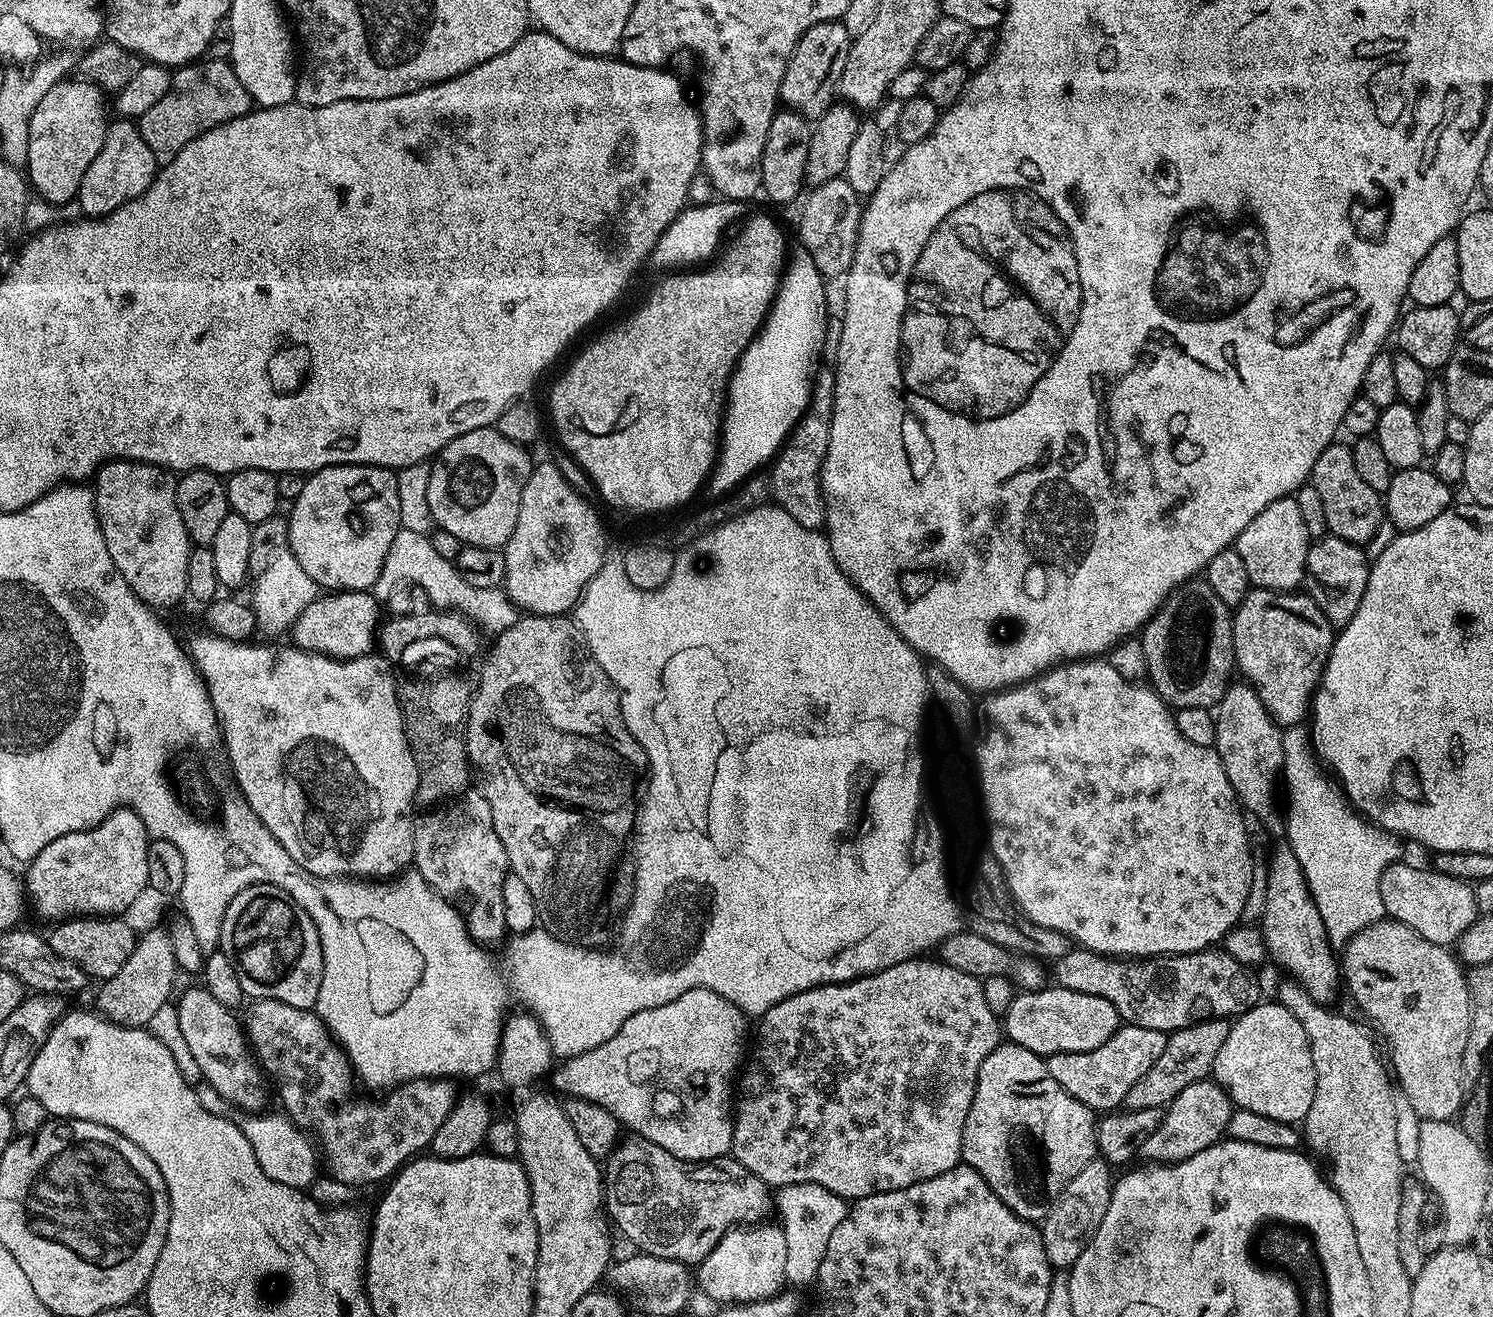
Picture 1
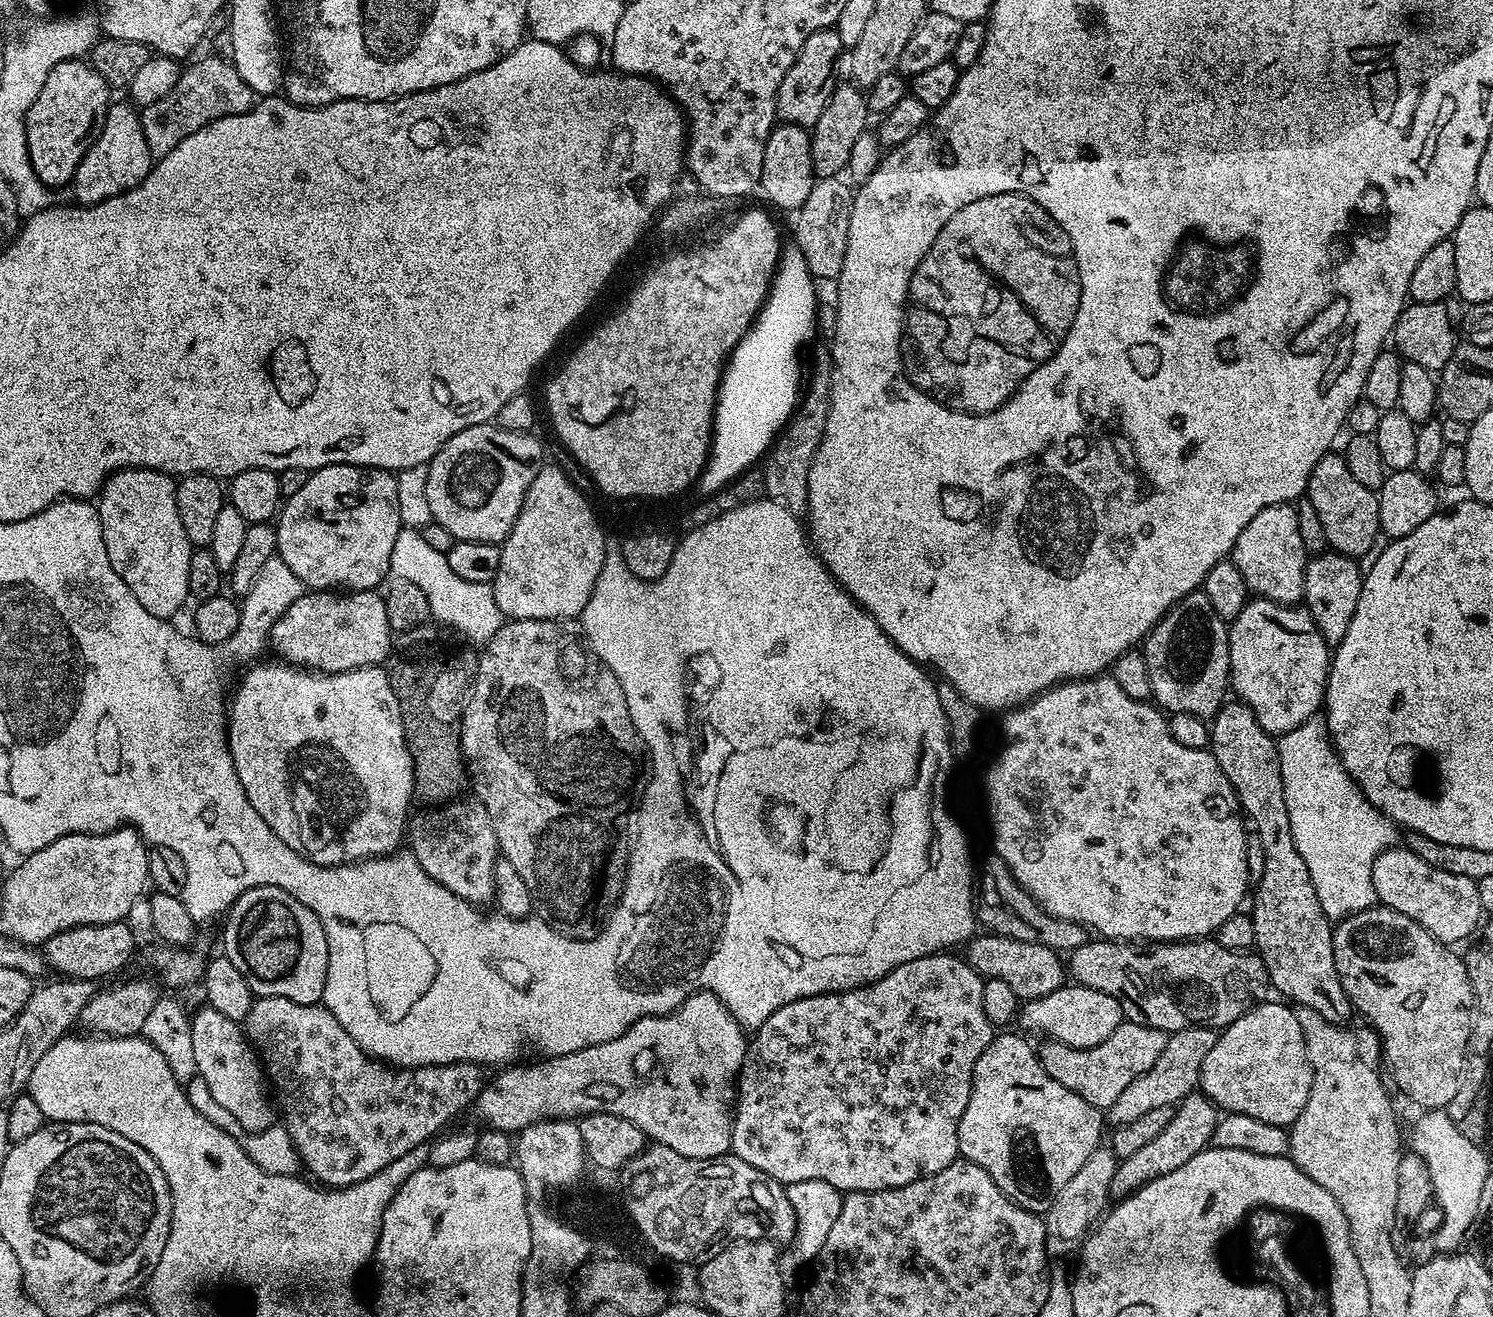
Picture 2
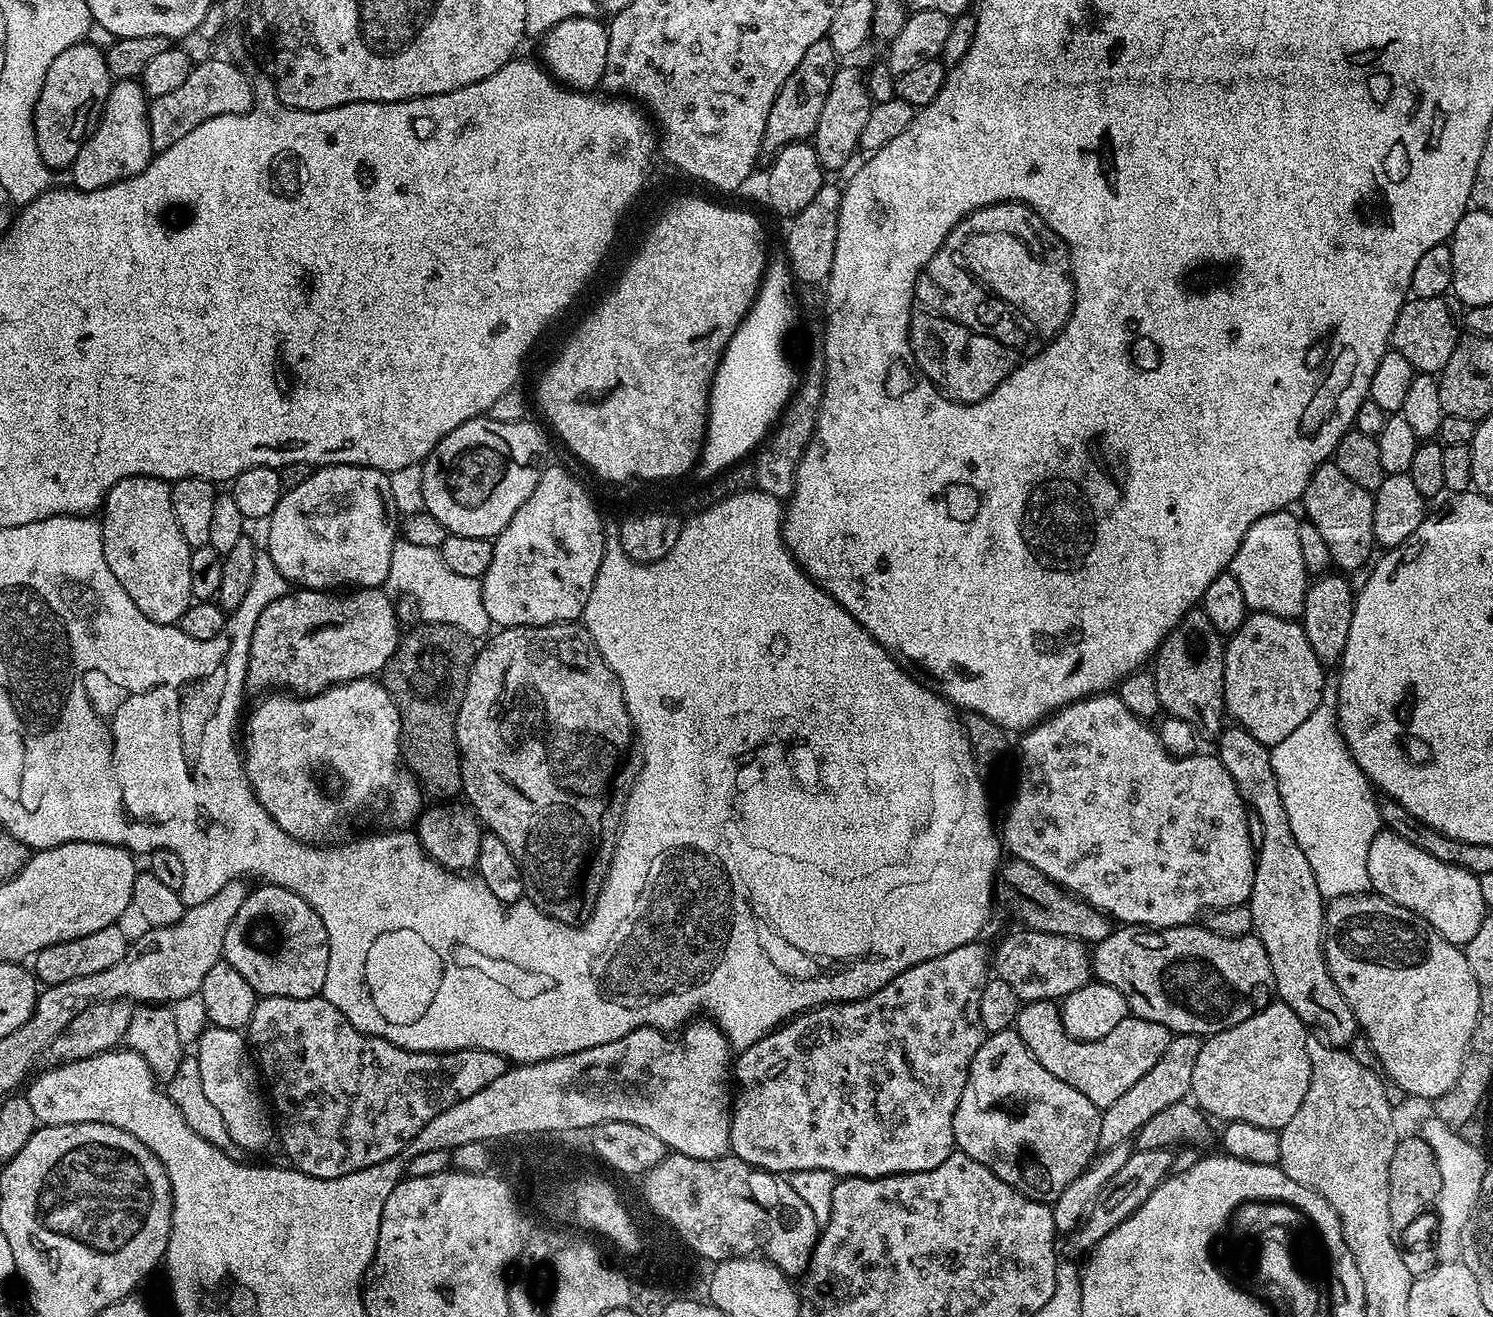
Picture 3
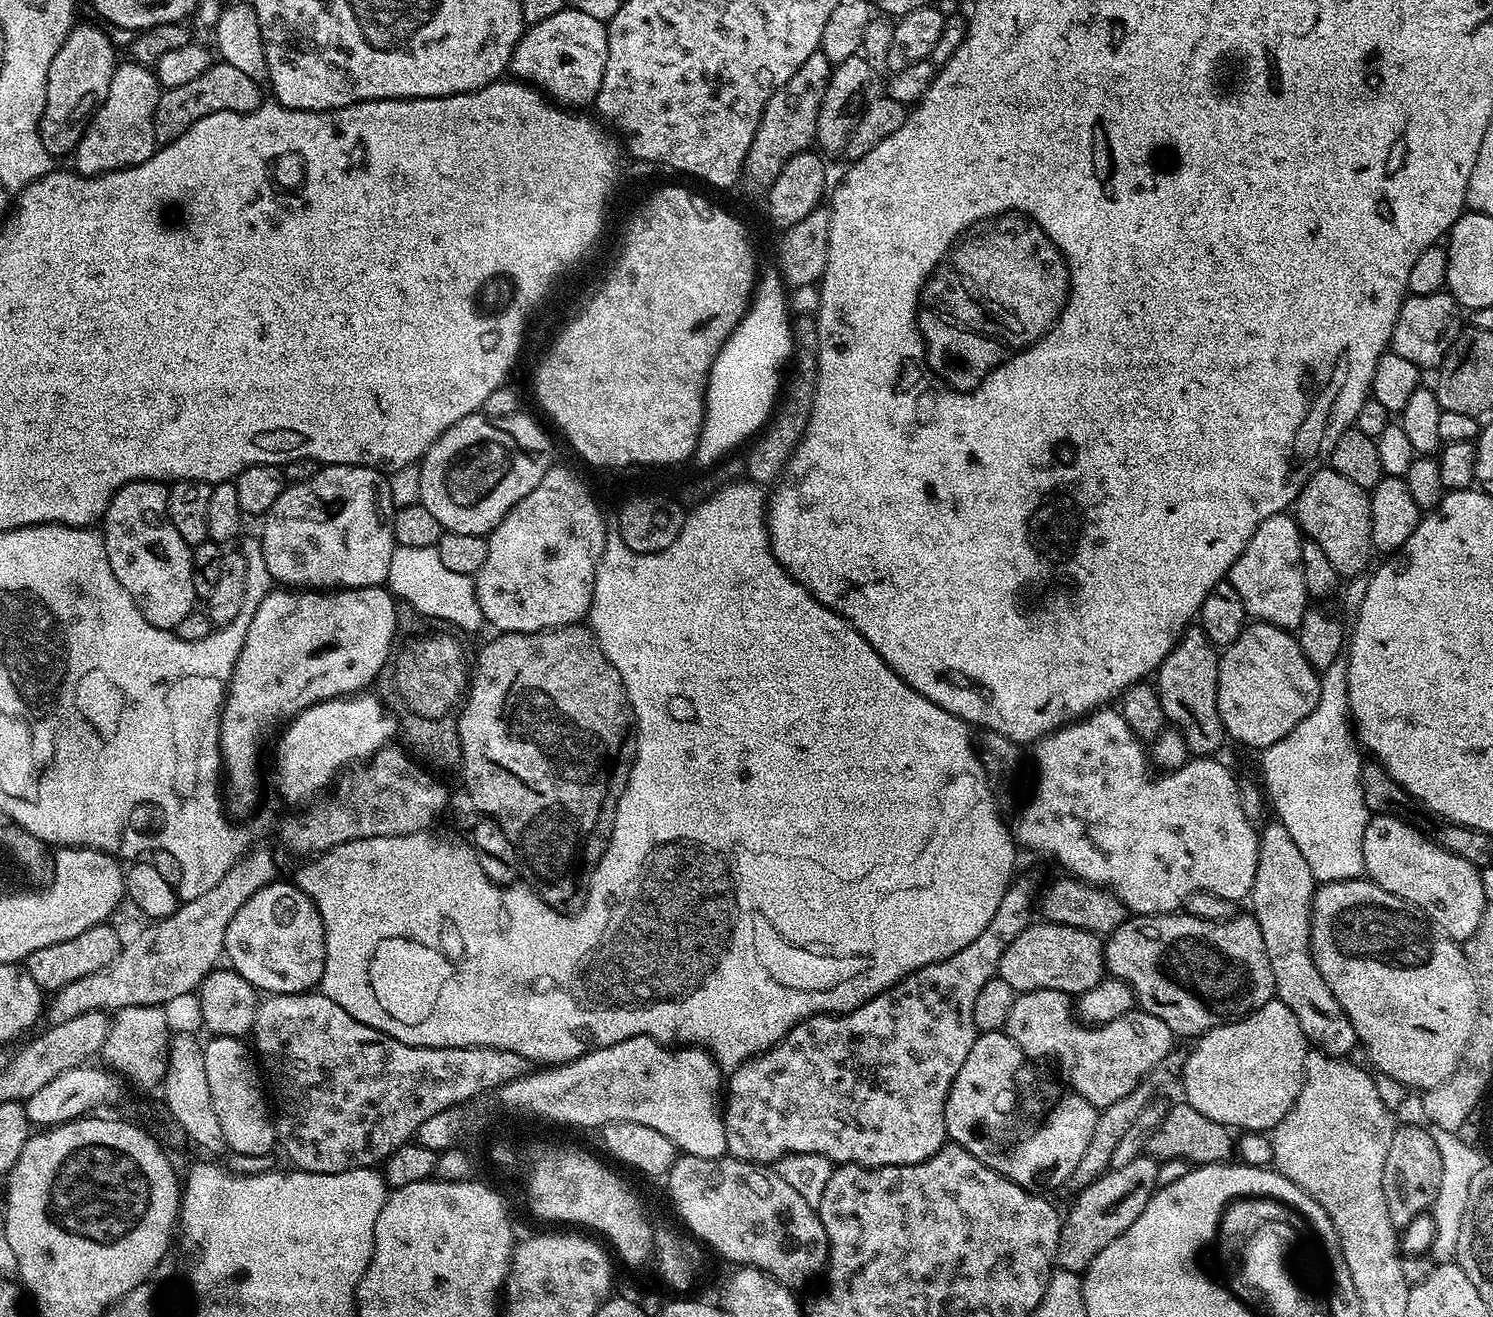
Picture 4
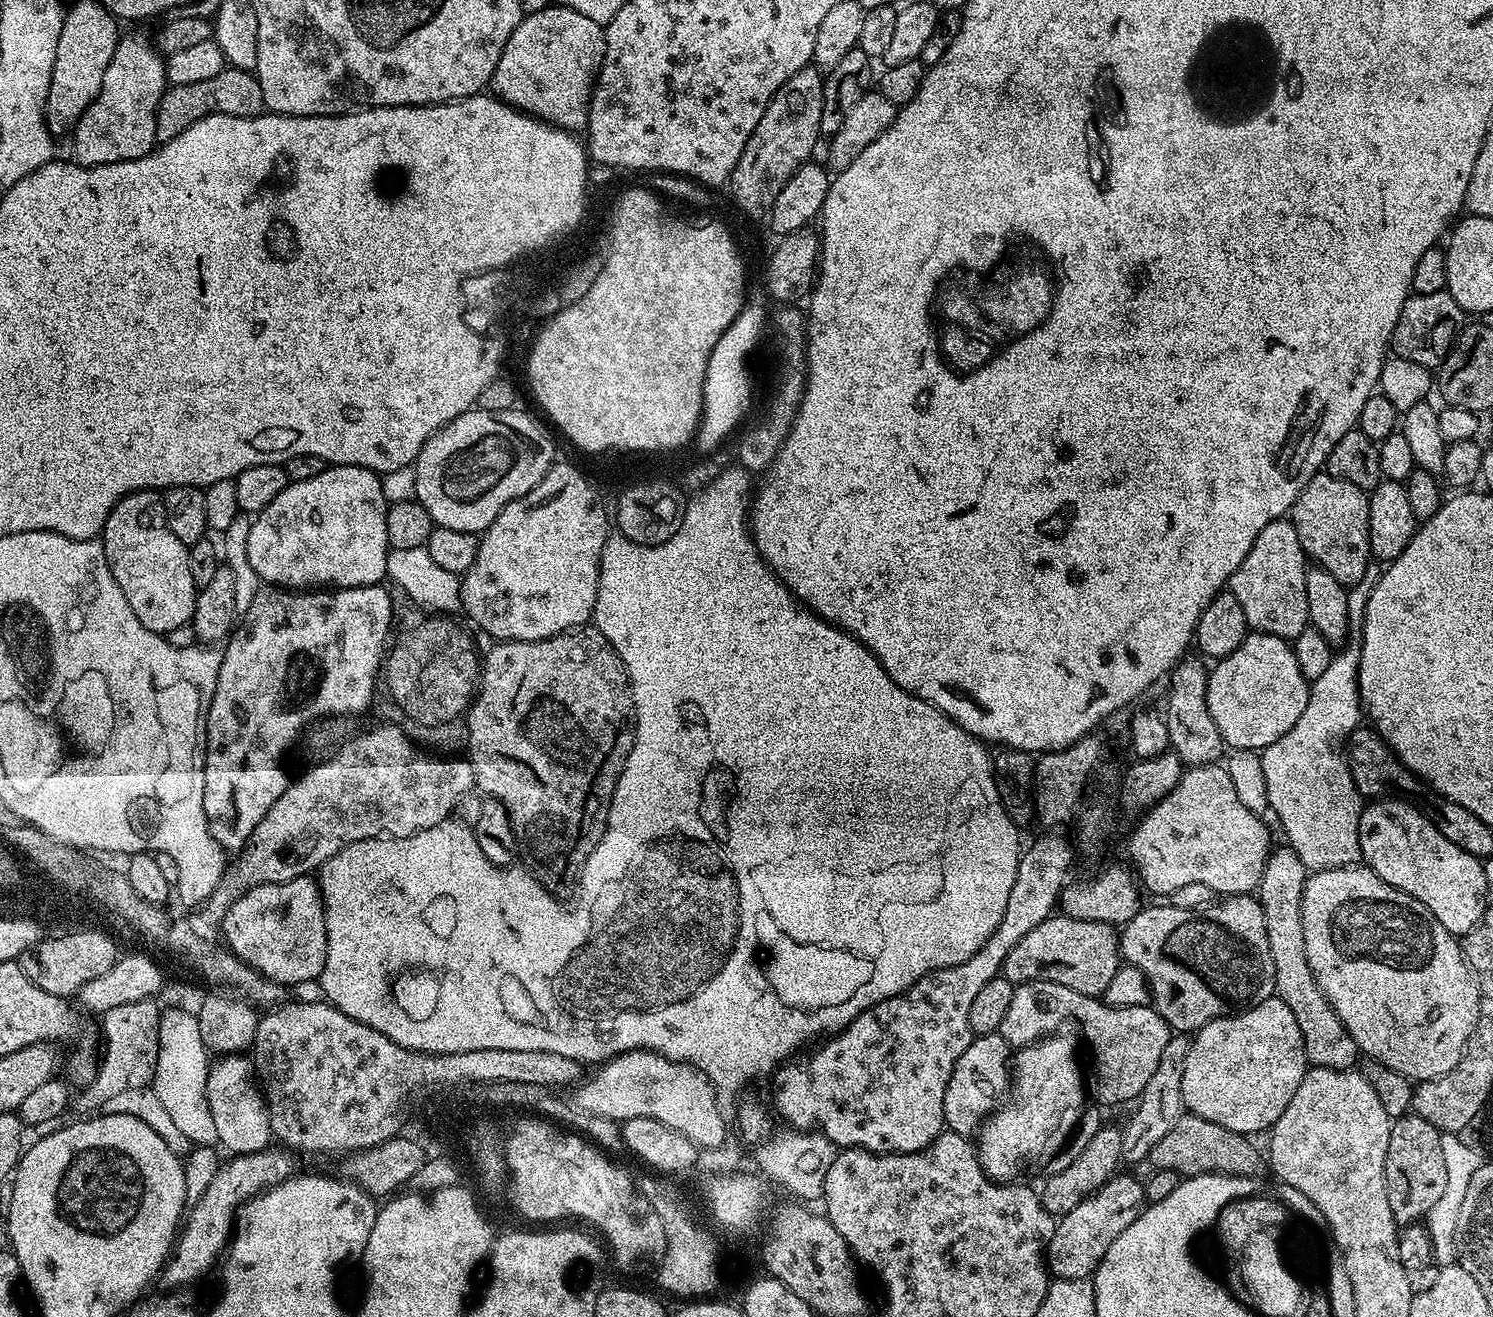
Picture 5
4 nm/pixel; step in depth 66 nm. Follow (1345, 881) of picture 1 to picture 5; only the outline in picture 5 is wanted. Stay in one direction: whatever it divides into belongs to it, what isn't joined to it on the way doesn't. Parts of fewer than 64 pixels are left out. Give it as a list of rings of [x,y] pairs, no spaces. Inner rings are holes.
[[[1349,627],[1348,637],[1339,645],[1330,662],[1330,667],[1317,680],[1311,681],[1308,690],[1306,710],[1302,718],[1294,722],[1294,727],[1286,730],[1278,742],[1270,742],[1260,753],[1263,777],[1266,782],[1266,798],[1271,815],[1280,819],[1284,832],[1288,835],[1287,847],[1293,848],[1302,858],[1304,867],[1312,872],[1327,868],[1341,868],[1357,863],[1360,855],[1360,814],[1362,797],[1356,789],[1356,779],[1348,769],[1347,759],[1335,748],[1336,740],[1349,737],[1362,724],[1362,705],[1360,702],[1360,655],[1362,654],[1362,627]]]

